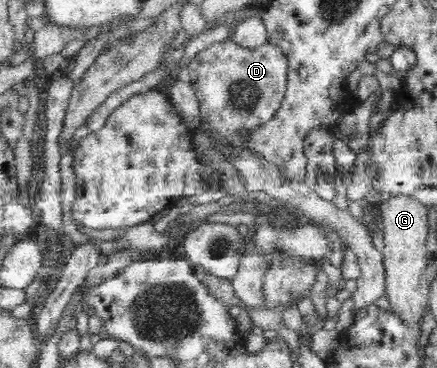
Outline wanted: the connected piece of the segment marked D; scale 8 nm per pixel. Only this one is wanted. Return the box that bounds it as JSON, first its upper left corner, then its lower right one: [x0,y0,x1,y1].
[188,40,289,151]

